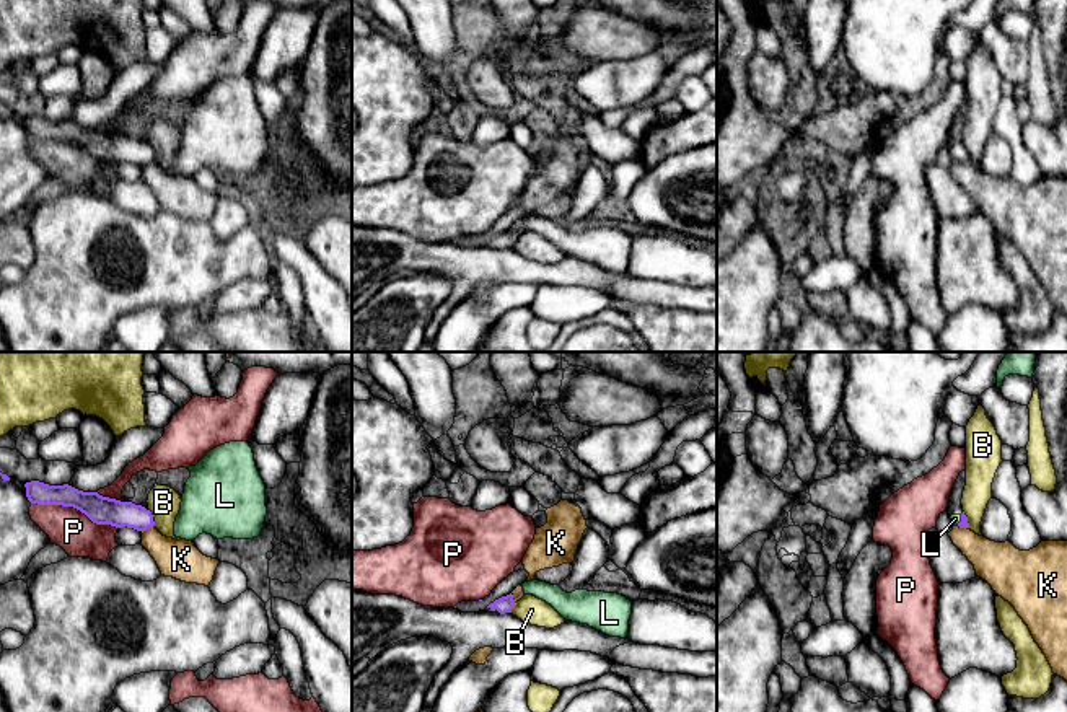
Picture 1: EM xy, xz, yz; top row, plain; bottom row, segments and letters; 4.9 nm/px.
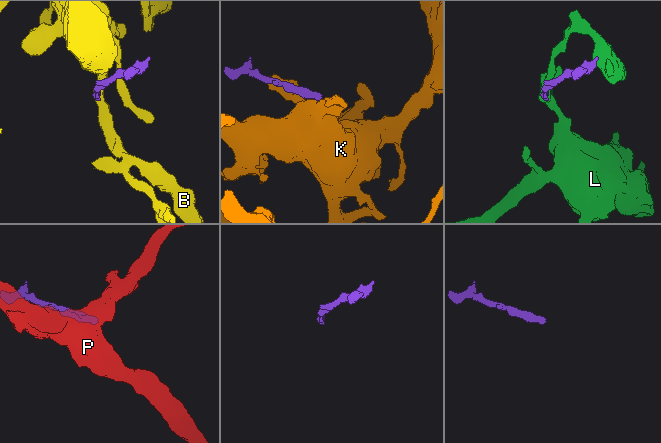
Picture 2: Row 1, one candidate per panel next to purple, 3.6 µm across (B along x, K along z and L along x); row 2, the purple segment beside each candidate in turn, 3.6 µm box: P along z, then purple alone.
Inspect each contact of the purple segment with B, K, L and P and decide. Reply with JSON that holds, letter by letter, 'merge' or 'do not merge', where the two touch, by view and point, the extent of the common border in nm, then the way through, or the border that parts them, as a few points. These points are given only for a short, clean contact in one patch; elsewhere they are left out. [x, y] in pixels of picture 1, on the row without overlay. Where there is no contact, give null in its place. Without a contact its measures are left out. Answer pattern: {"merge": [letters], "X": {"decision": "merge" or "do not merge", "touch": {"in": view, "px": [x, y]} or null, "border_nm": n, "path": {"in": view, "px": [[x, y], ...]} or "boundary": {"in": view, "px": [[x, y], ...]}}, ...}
{"merge": ["L"], "B": {"decision": "do not merge", "touch": {"in": "xz", "px": [512, 243]}, "border_nm": 50, "boundary": {"in": "xz", "px": [[515, 238], [510, 246]]}}, "K": {"decision": "do not merge", "touch": {"in": "xy", "px": [147, 163]}, "border_nm": 80, "boundary": {"in": "xy", "px": [[153, 160], [142, 168]]}}, "L": {"decision": "merge", "touch": {"in": "yz", "px": [961, 155]}, "border_nm": 60, "path": {"in": "yz", "px": [[963, 158], [961, 155], [955, 153]]}}, "P": {"decision": "do not merge", "touch": {"in": "xy", "px": [75, 142]}, "border_nm": 460, "boundary": {"in": "xy", "px": [[31, 137], [72, 140], [93, 157], [109, 158], [118, 163]]}}}

